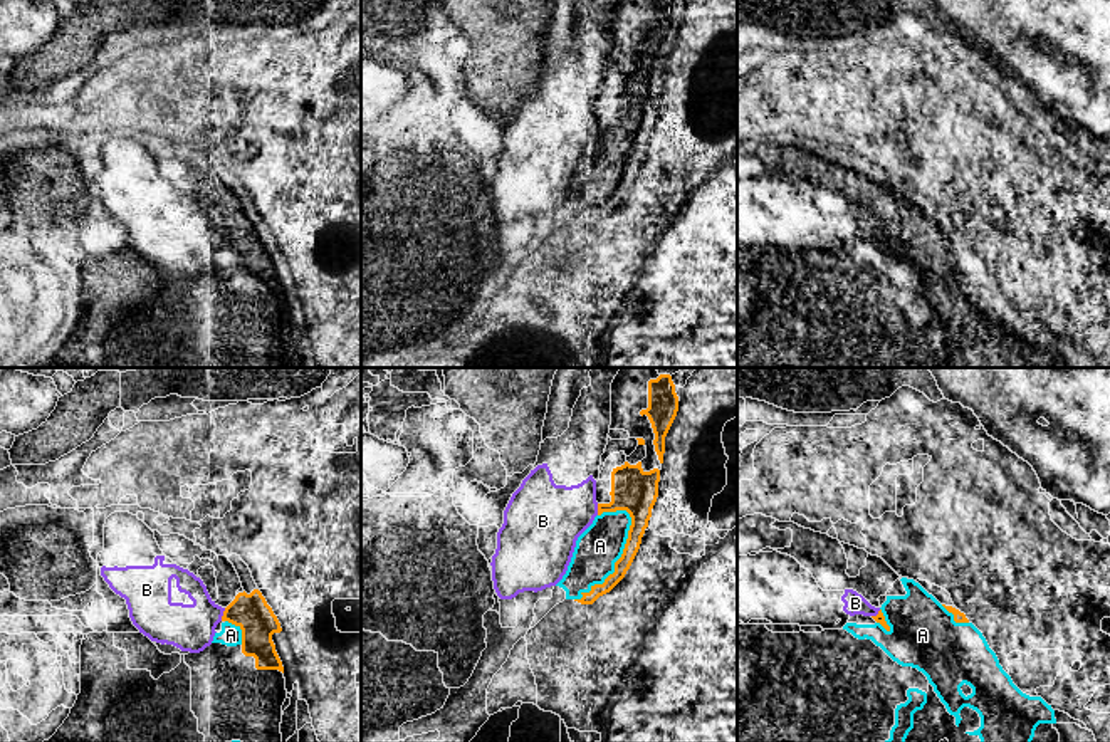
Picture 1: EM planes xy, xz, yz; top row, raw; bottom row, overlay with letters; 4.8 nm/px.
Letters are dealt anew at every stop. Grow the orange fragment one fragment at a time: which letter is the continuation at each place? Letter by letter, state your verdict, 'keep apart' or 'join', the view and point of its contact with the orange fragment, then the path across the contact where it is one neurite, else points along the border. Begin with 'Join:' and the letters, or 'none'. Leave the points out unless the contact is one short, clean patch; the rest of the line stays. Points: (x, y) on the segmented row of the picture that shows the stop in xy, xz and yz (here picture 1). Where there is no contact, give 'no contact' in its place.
Join: none
A: keep apart | xz (618, 559)
B: keep apart | xy (224, 615)

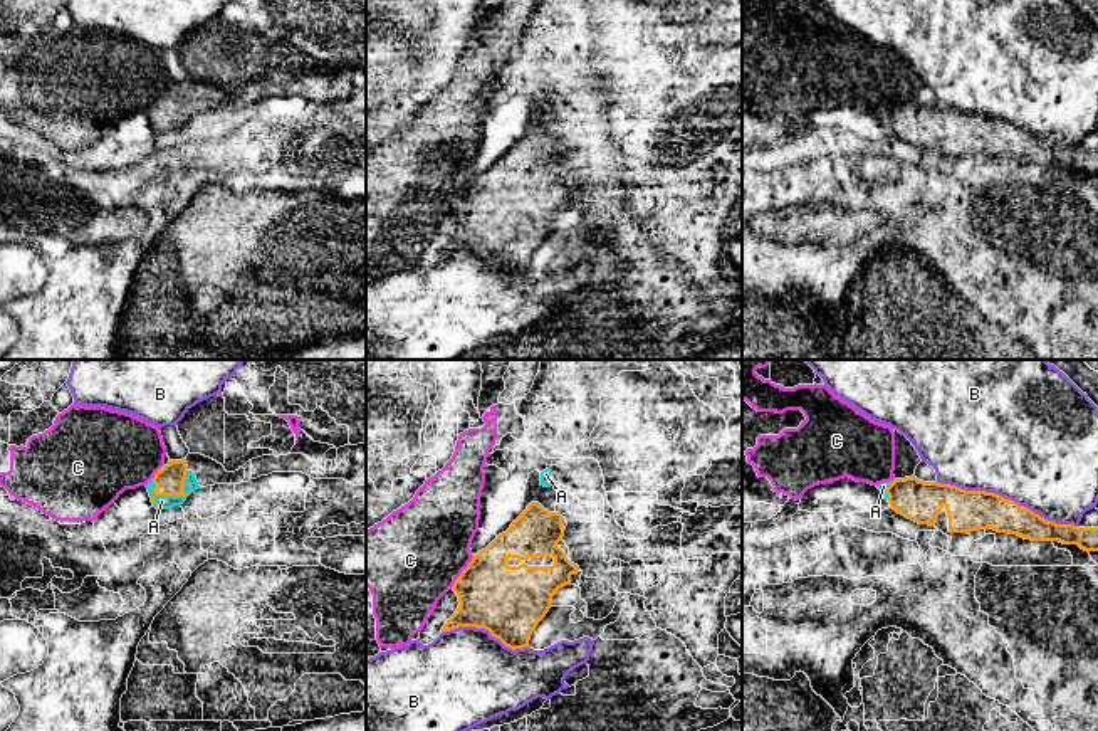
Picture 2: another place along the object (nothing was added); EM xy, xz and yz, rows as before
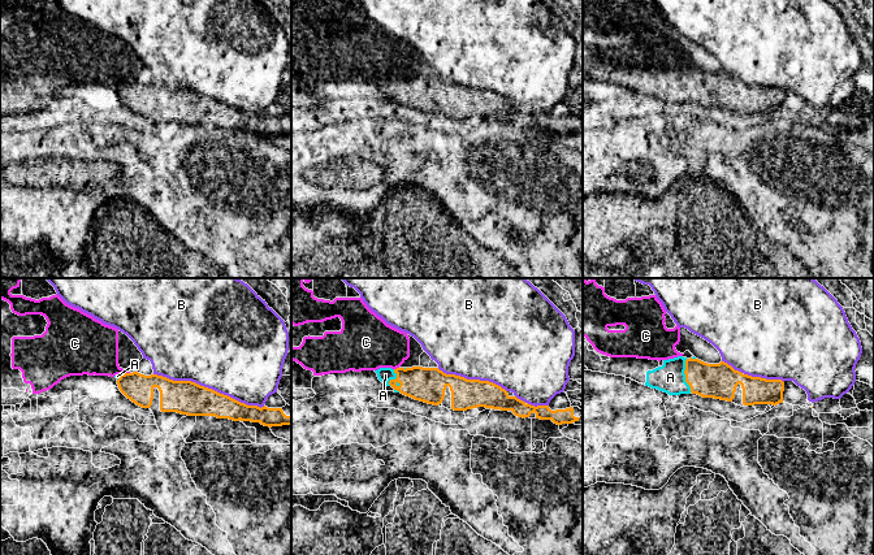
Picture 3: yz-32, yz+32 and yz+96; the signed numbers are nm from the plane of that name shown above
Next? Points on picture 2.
Join: A
A: join | xy (177, 494)
B: keep apart | yz (1004, 498)
C: keep apart | xz (462, 572)

